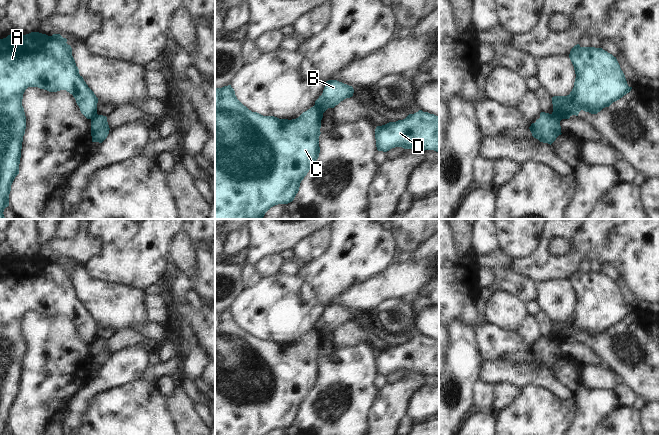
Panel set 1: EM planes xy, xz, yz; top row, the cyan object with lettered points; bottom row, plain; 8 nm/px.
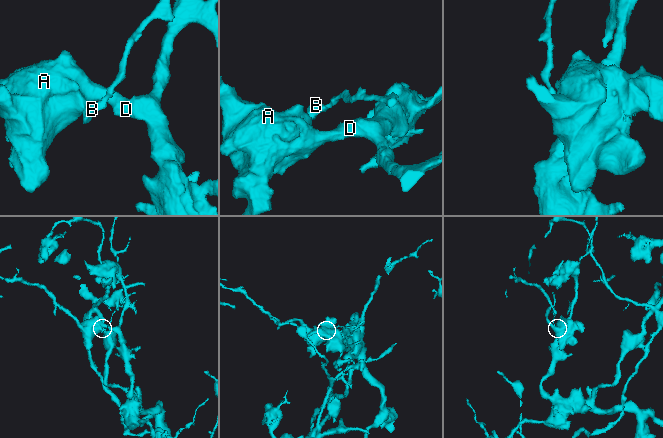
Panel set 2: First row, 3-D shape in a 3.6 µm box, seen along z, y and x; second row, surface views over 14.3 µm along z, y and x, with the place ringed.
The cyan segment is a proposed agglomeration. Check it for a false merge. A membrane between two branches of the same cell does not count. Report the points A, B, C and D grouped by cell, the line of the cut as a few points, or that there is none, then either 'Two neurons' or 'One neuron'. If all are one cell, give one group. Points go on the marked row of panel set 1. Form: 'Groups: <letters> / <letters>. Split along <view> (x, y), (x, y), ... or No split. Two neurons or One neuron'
Groups: A C D / B. Split along xz (315, 104), (322, 114). Two neurons.

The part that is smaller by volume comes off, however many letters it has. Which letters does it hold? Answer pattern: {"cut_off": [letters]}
{"cut_off": ["B"]}

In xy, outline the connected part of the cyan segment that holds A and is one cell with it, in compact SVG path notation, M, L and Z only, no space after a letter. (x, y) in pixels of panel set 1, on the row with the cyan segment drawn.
M12 32L0 39L0 219L5 219L4 209L9 206L9 194L19 164L26 116L22 99L28 87L38 87L49 92L66 90L76 100L81 113L91 119L97 114L98 98L79 74L72 56L72 48L60 34L48 36L39 32L19 36Z

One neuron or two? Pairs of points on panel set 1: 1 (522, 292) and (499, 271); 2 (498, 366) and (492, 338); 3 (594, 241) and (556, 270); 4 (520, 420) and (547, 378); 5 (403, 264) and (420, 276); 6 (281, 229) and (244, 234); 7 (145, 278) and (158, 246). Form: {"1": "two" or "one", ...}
{"1": "one", "2": "two", "3": "one", "4": "two", "5": "one", "6": "two", "7": "one"}

